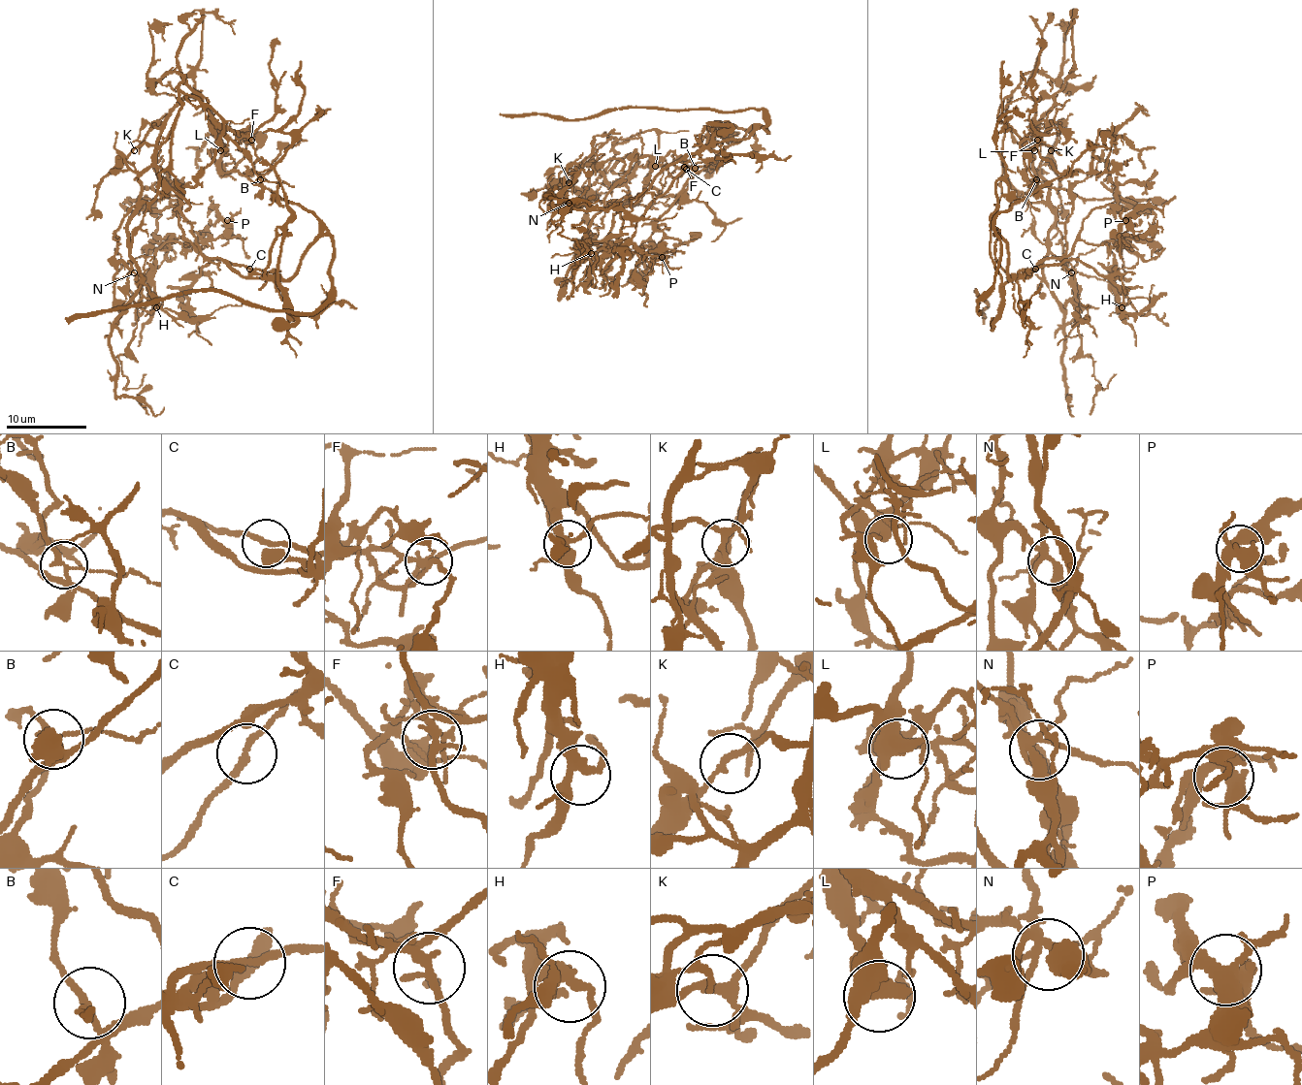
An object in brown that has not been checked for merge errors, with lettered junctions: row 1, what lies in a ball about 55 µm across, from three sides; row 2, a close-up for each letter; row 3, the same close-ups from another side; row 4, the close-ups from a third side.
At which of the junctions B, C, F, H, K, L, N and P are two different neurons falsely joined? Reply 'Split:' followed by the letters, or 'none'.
Split: B

